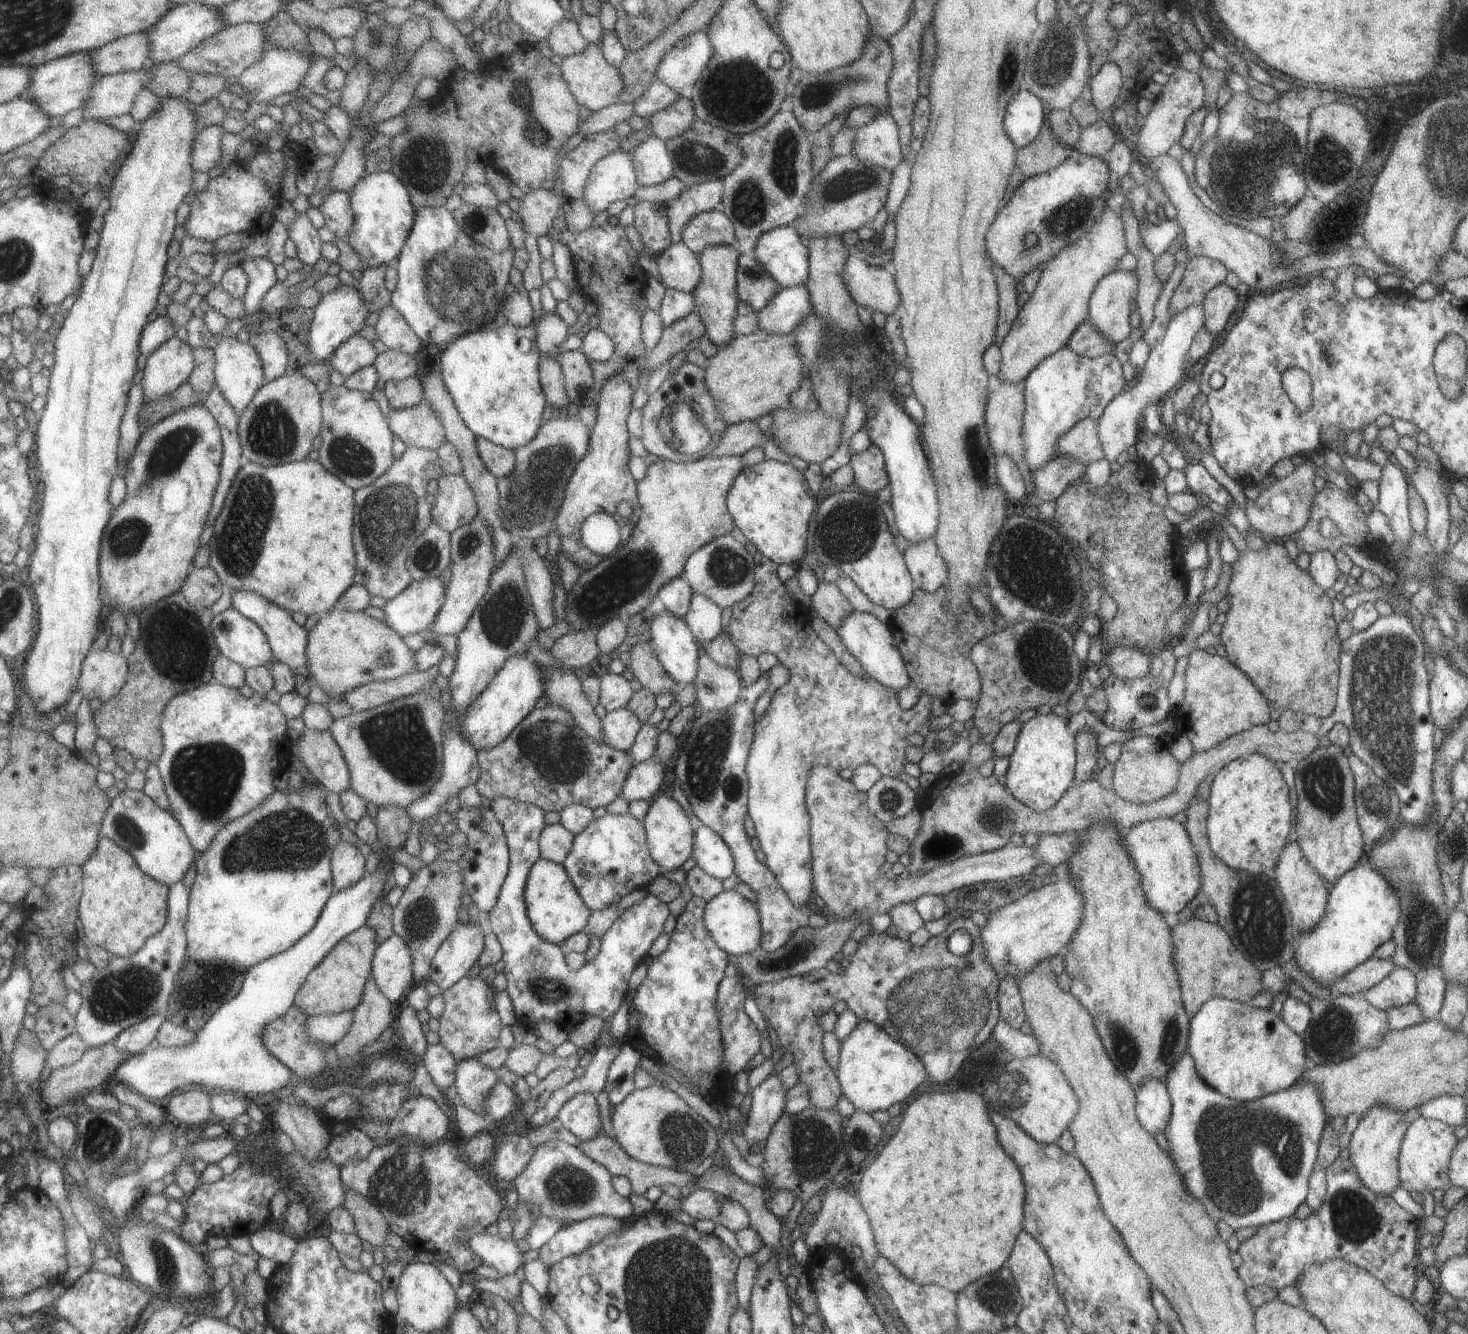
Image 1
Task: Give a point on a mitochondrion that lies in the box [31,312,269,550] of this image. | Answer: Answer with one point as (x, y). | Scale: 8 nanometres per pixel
(170, 449)

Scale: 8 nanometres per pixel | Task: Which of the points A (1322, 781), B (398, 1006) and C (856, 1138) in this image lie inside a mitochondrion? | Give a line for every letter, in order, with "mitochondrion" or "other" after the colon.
A: mitochondrion
B: other
C: mitochondrion

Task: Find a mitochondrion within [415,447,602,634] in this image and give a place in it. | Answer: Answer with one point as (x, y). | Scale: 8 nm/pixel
(468, 543)

